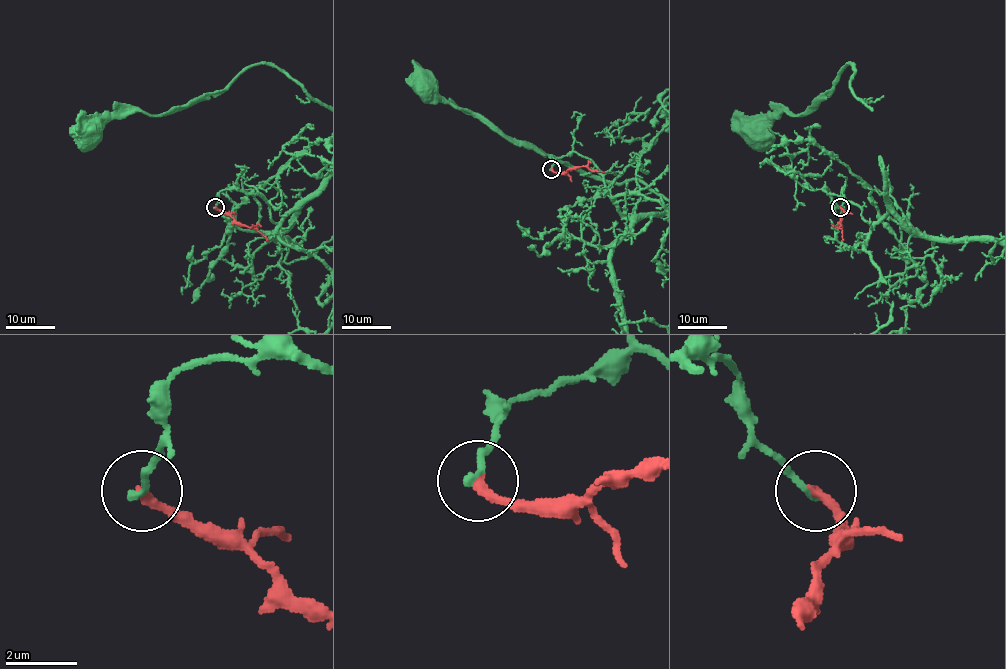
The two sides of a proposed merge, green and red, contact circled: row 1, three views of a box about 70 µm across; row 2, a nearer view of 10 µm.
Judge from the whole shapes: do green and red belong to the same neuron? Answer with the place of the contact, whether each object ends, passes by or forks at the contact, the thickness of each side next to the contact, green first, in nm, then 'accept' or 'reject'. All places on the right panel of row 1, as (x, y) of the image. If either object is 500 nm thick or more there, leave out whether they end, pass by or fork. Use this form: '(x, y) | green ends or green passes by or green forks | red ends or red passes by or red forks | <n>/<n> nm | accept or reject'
(840, 207) | green ends | red ends | 240/280 nm | reject

